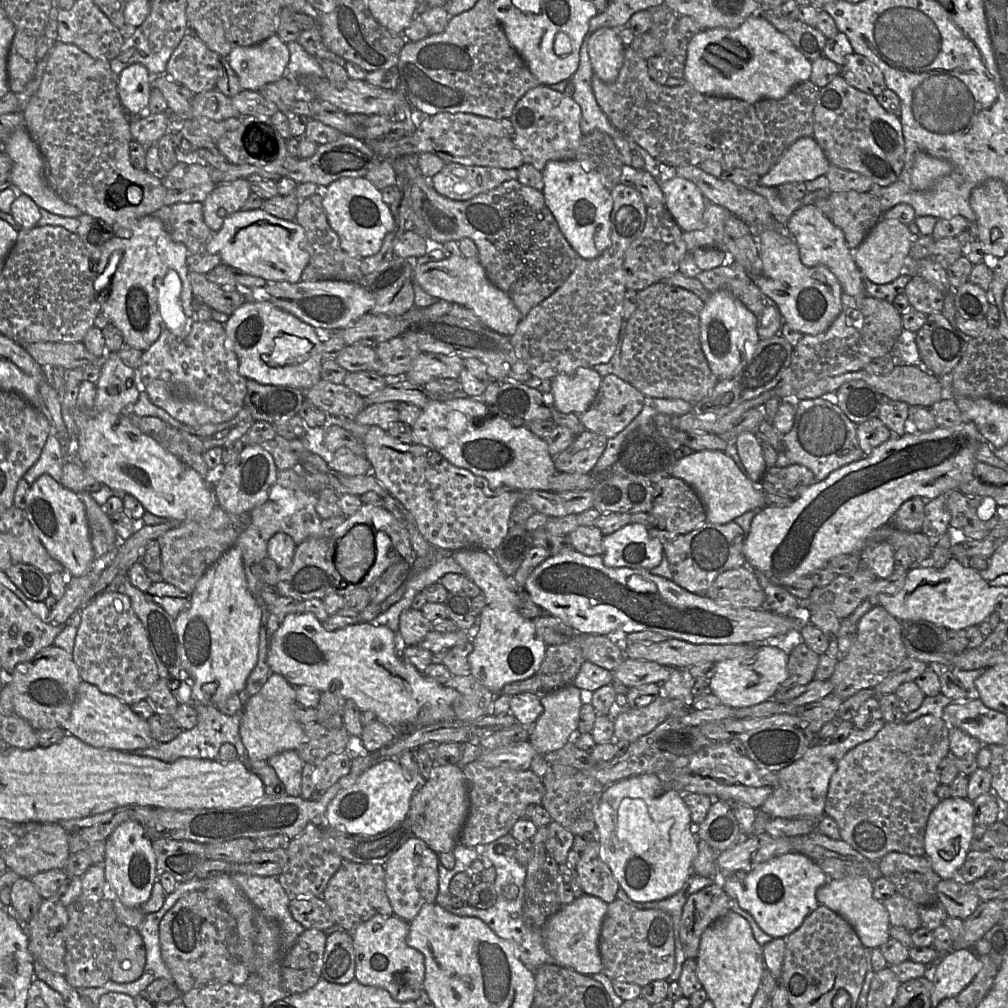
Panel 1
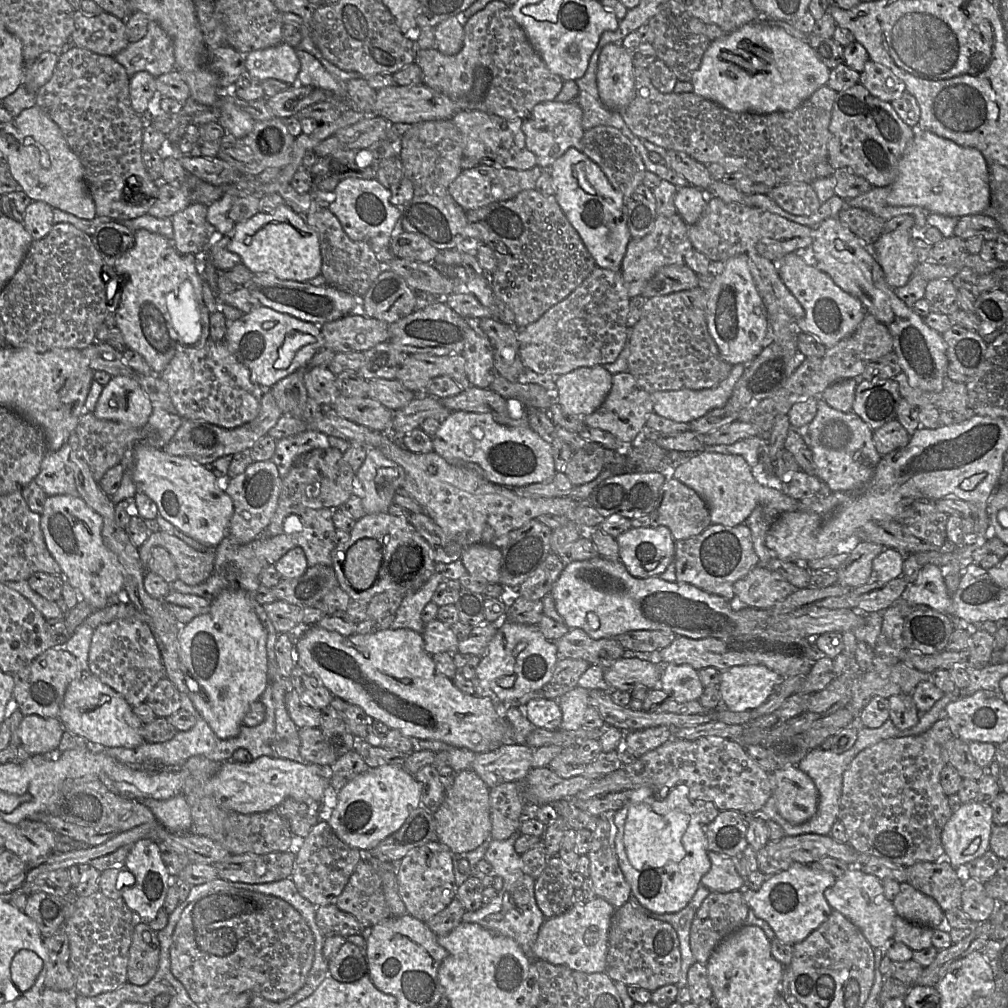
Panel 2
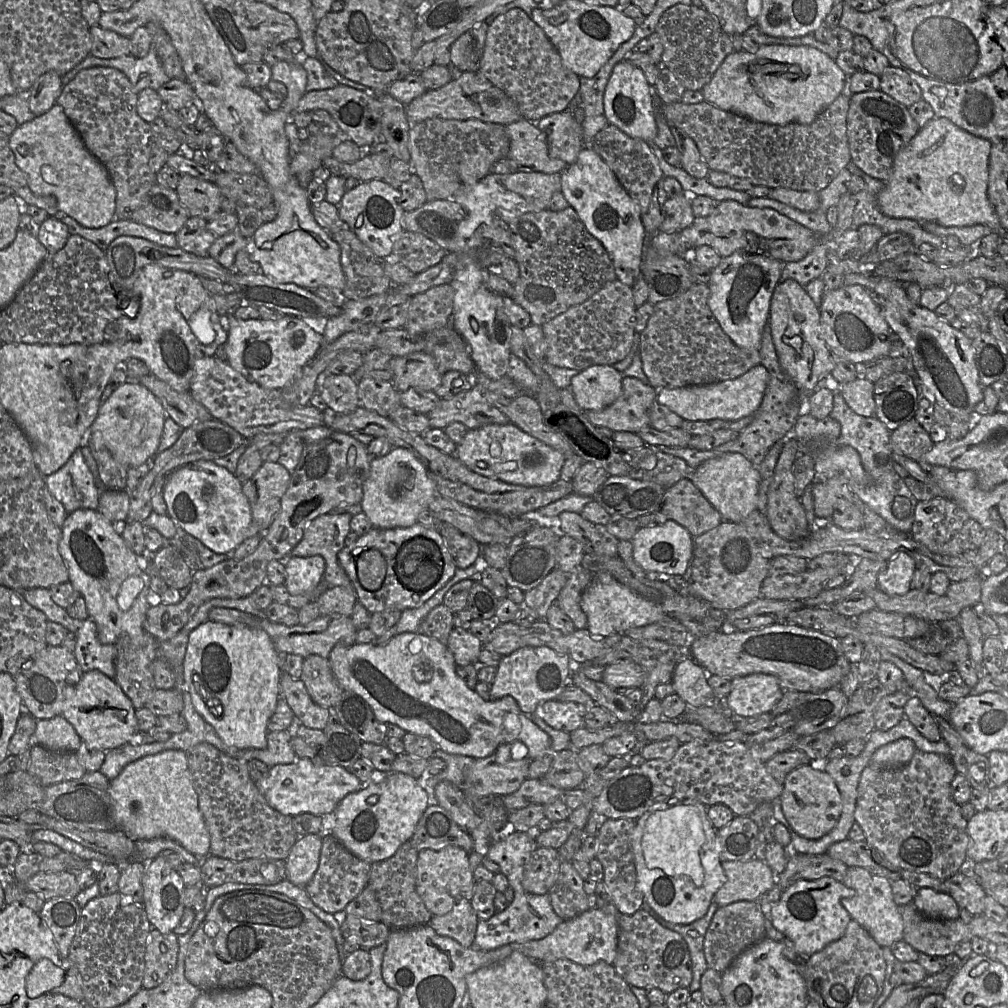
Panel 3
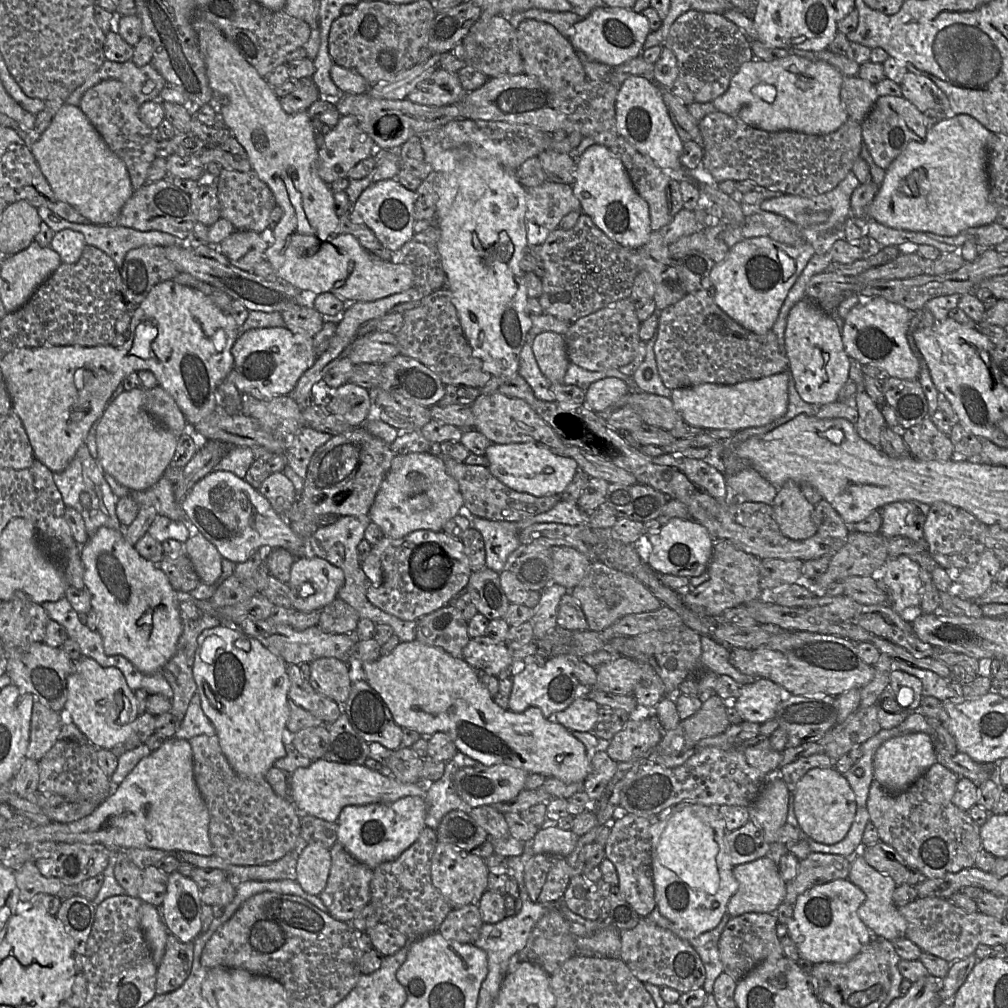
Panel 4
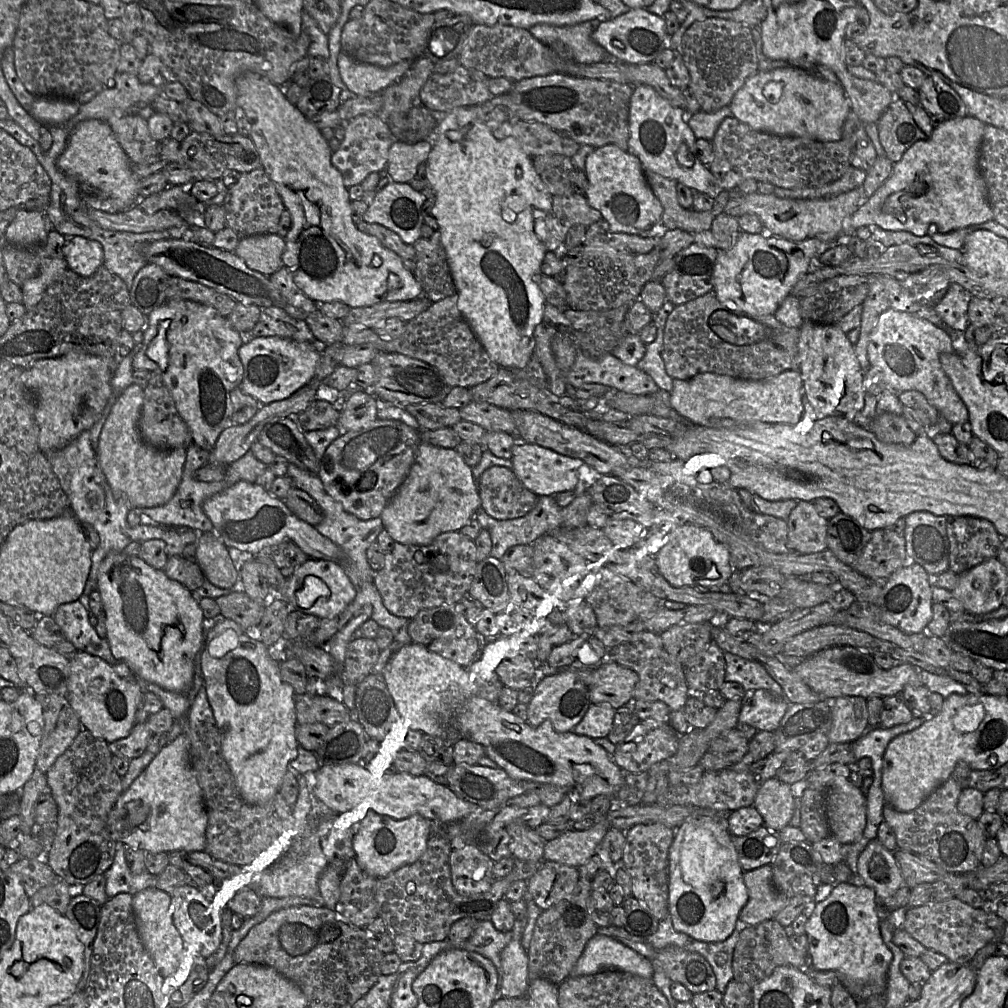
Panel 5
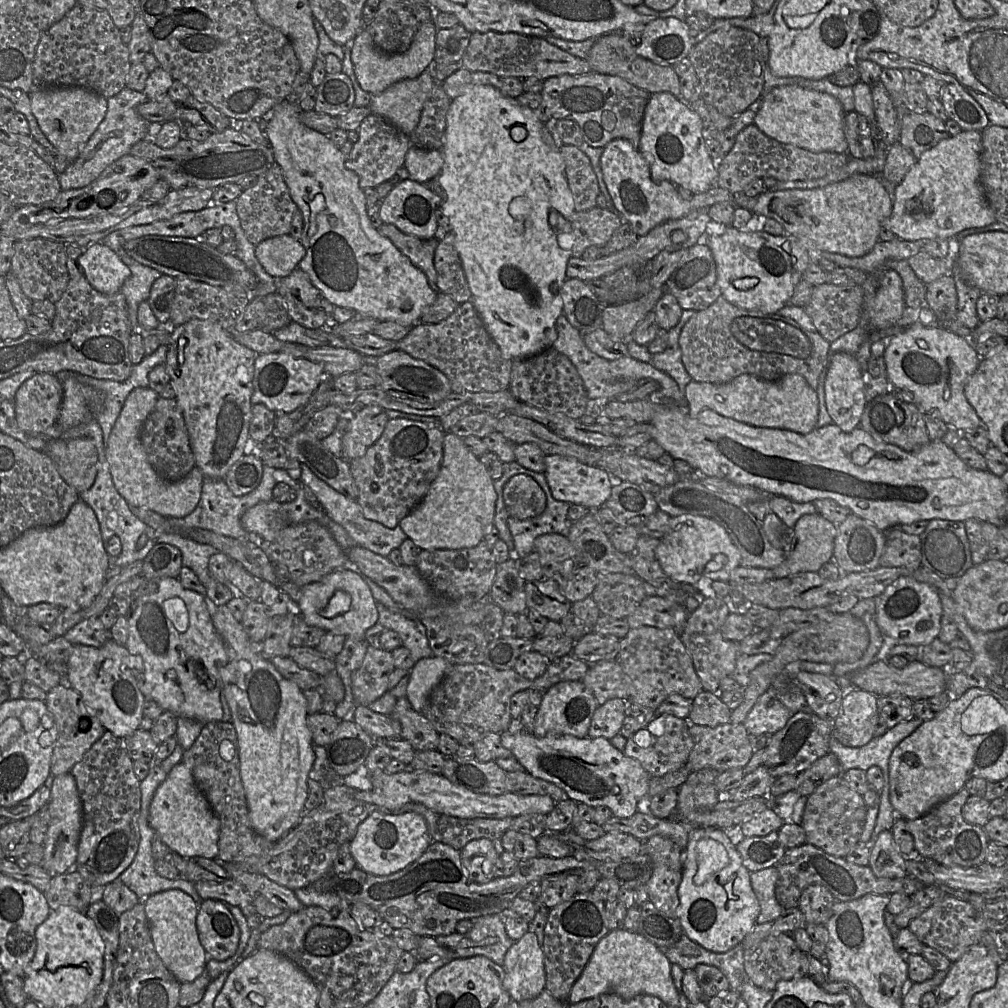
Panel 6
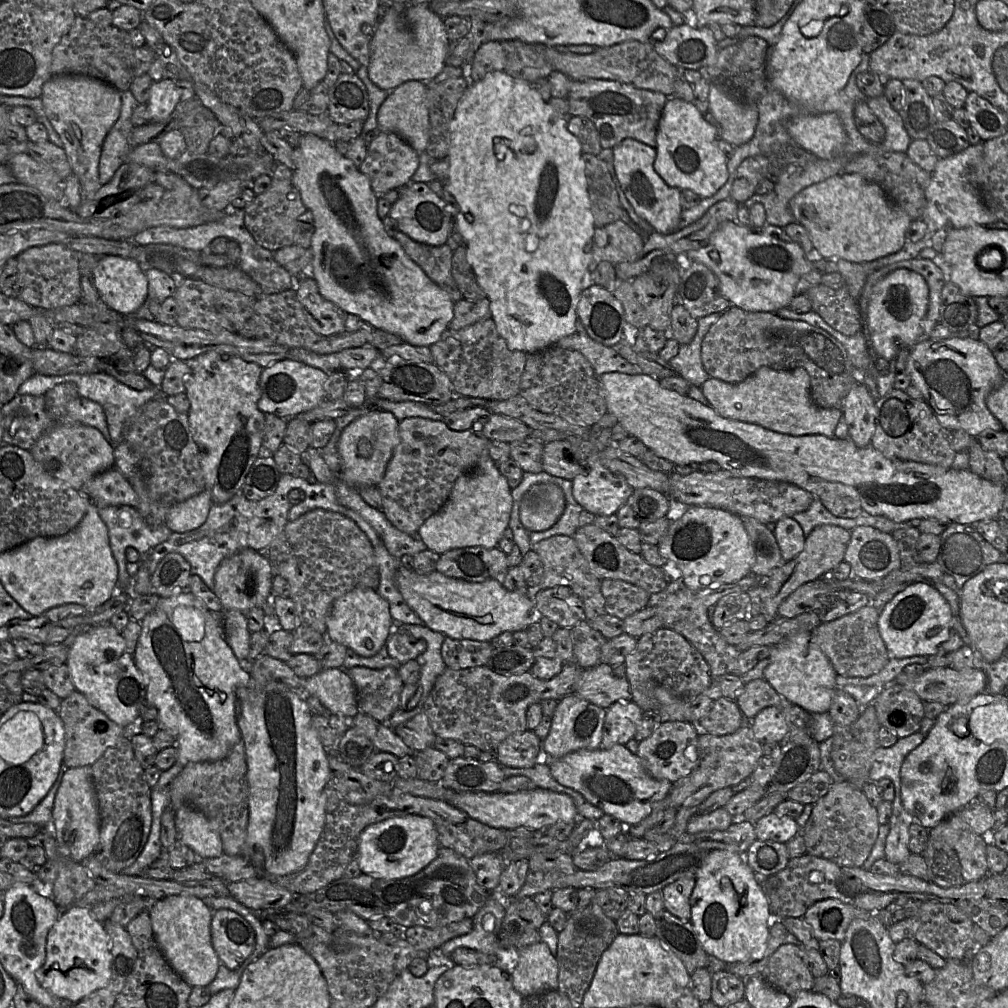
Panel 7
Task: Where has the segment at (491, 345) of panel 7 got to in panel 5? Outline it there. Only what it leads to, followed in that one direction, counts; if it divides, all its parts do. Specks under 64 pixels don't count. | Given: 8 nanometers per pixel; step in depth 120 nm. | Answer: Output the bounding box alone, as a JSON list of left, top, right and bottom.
[340,295,500,388]

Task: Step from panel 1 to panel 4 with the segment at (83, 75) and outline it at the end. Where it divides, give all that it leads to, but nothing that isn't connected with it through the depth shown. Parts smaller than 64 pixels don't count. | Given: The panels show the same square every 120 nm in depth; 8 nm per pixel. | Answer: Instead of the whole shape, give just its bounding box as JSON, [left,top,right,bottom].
[78,80,159,191]

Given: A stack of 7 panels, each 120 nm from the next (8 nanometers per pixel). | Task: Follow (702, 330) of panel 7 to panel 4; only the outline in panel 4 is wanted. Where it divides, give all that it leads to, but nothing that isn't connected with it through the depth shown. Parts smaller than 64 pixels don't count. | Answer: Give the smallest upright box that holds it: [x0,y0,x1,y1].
[630,334,672,397]

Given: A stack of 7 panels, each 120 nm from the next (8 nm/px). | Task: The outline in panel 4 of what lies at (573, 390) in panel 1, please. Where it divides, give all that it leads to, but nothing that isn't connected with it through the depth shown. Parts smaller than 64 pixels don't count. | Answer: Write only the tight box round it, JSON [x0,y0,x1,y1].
[584,377,629,414]

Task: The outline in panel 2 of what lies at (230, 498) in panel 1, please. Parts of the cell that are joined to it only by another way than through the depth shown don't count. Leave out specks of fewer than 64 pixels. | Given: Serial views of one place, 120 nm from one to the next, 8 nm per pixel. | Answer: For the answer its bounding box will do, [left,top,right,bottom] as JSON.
[222,460,283,544]

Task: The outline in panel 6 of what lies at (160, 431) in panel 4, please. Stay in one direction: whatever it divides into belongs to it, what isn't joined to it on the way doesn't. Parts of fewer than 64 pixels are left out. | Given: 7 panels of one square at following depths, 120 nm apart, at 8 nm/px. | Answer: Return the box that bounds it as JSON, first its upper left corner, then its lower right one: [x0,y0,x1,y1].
[105,387,204,518]

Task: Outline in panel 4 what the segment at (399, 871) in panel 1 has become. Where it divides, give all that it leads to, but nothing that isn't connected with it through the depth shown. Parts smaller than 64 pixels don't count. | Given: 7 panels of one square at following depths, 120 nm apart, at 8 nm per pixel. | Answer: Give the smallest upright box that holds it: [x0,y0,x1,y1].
[431,844,489,908]

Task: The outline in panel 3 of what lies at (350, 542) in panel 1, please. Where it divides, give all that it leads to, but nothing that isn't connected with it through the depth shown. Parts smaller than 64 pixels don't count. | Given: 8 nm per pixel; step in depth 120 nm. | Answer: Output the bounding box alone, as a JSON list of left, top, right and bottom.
[356,549,386,590]

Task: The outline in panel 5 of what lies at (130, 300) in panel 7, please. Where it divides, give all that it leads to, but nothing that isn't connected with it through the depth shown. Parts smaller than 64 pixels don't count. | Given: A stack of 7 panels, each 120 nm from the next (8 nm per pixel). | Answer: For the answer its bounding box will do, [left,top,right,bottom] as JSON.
[63,236,104,277]

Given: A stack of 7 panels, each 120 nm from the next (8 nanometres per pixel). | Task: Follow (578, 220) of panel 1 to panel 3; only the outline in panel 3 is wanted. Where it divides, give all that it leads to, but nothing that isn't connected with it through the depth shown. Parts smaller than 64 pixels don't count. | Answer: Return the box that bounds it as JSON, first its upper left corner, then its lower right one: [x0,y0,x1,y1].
[561,147,647,286]

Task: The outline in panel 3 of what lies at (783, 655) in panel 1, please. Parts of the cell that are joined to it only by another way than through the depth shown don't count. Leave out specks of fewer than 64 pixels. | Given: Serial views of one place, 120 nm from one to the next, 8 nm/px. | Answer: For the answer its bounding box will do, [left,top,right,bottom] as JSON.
[727,673,783,717]

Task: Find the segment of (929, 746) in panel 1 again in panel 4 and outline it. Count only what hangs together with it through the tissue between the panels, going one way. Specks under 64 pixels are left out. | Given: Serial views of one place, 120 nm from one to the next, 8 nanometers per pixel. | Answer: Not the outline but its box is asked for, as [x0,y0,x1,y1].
[867,762,982,878]

